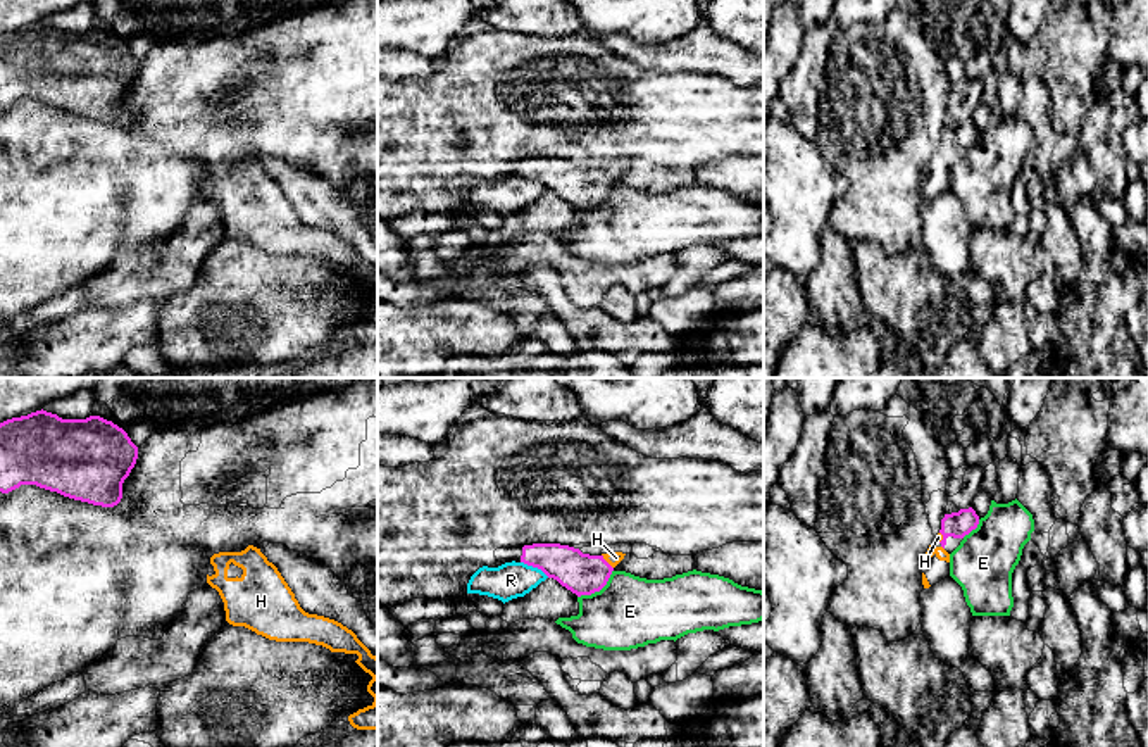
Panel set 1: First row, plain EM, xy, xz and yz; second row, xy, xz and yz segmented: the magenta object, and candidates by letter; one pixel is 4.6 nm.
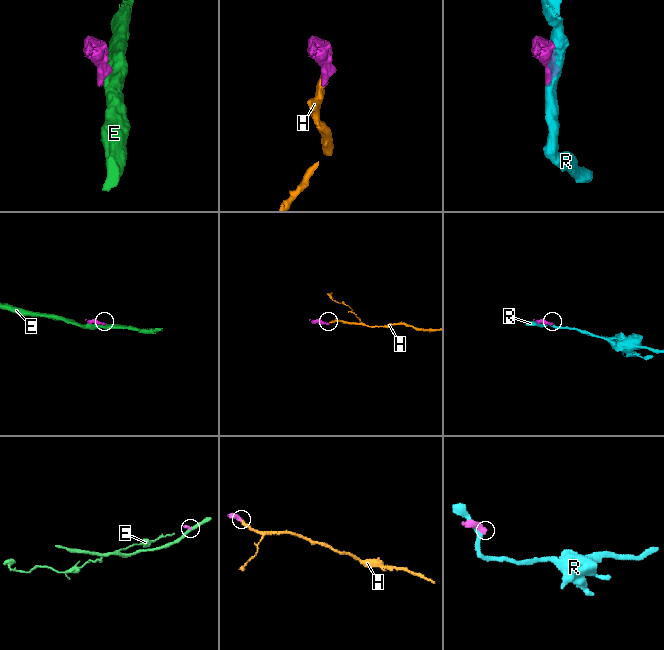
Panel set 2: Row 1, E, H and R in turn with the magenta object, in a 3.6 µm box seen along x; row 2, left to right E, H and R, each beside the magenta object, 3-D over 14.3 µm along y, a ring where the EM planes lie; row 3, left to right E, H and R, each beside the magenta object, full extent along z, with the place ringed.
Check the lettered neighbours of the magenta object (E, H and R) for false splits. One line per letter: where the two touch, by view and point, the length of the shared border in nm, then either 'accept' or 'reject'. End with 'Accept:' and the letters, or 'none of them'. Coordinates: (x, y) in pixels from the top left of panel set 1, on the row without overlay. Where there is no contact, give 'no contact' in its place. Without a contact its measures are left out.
E: contact xz (598, 204); length 220 nm; reject
H: contact xz (605, 175); length 90 nm; accept
R: contact xz (535, 180); length 150 nm; reject
Accept: H

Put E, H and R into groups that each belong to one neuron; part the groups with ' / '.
E / H / R

